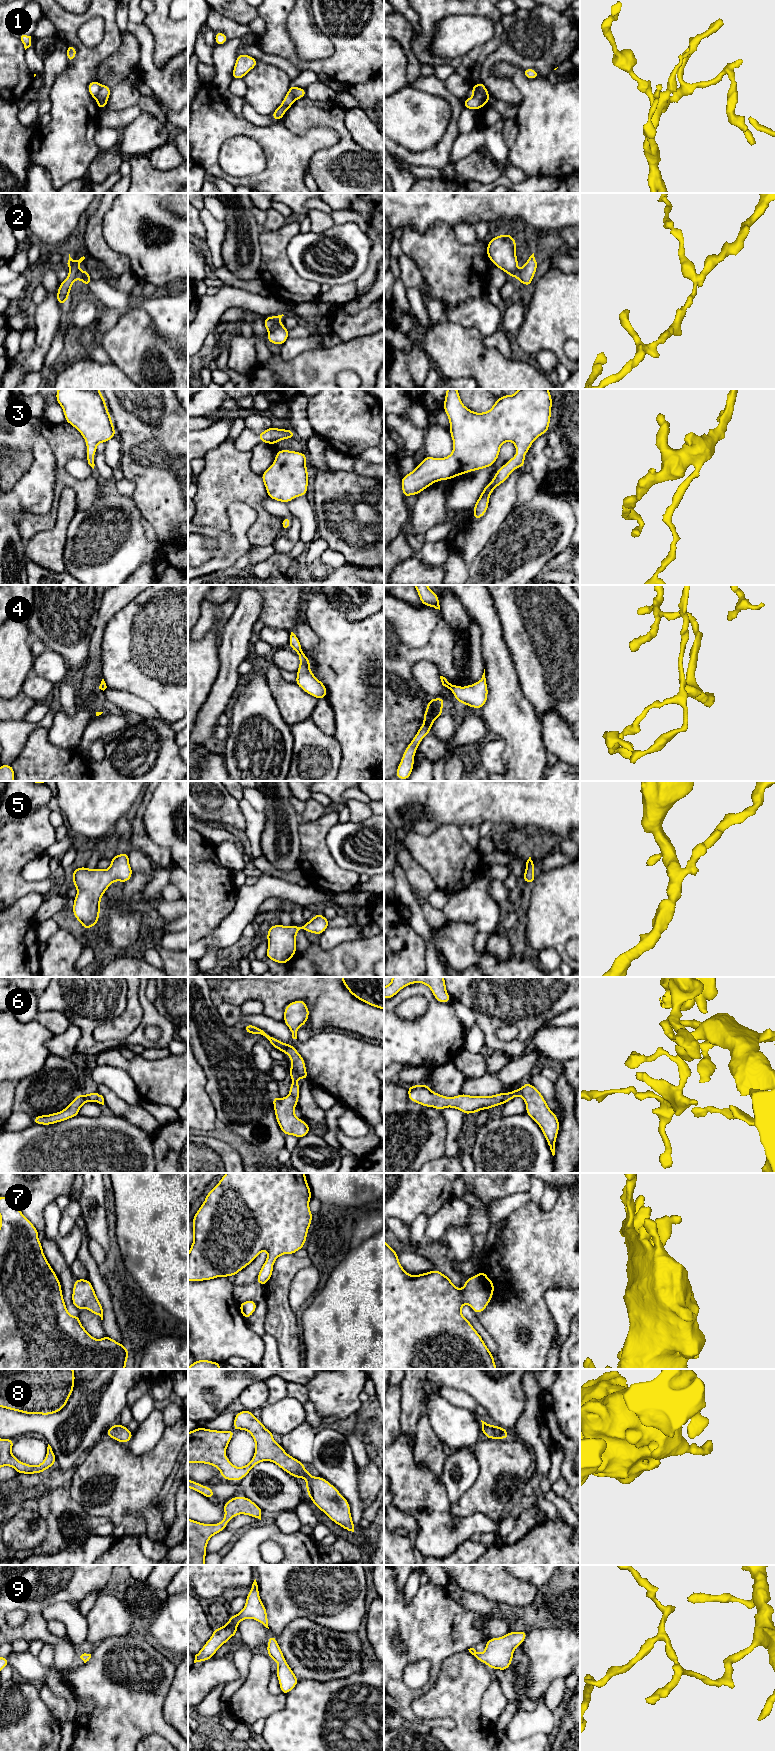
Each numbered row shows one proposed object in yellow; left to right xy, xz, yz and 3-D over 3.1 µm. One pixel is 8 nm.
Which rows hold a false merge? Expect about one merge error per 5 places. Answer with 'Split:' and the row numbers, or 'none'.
Split: 1, 2, 4

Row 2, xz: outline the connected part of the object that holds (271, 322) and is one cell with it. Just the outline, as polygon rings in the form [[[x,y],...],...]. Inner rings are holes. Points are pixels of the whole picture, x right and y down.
[[[278,315],[278,316],[270,316],[270,317],[266,317],[264,319],[264,326],[268,331],[271,331],[272,329],[274,329],[278,324],[281,324],[281,318],[284,315]]]

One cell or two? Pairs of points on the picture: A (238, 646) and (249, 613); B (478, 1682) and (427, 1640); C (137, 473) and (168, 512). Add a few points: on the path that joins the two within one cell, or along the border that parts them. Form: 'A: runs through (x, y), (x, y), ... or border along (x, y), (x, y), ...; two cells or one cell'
A: runs through (238, 638), (238, 630), (242, 621); one cell
B: border along (467, 1648), (449, 1655), (443, 1661), (437, 1677); two cells
C: runs through (147, 483), (165, 502); one cell

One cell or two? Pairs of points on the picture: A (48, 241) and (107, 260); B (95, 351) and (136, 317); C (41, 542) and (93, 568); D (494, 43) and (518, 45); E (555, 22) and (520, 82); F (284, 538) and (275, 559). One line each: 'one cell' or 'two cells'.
A: two cells
B: two cells
C: two cells
D: two cells
E: two cells
F: two cells

